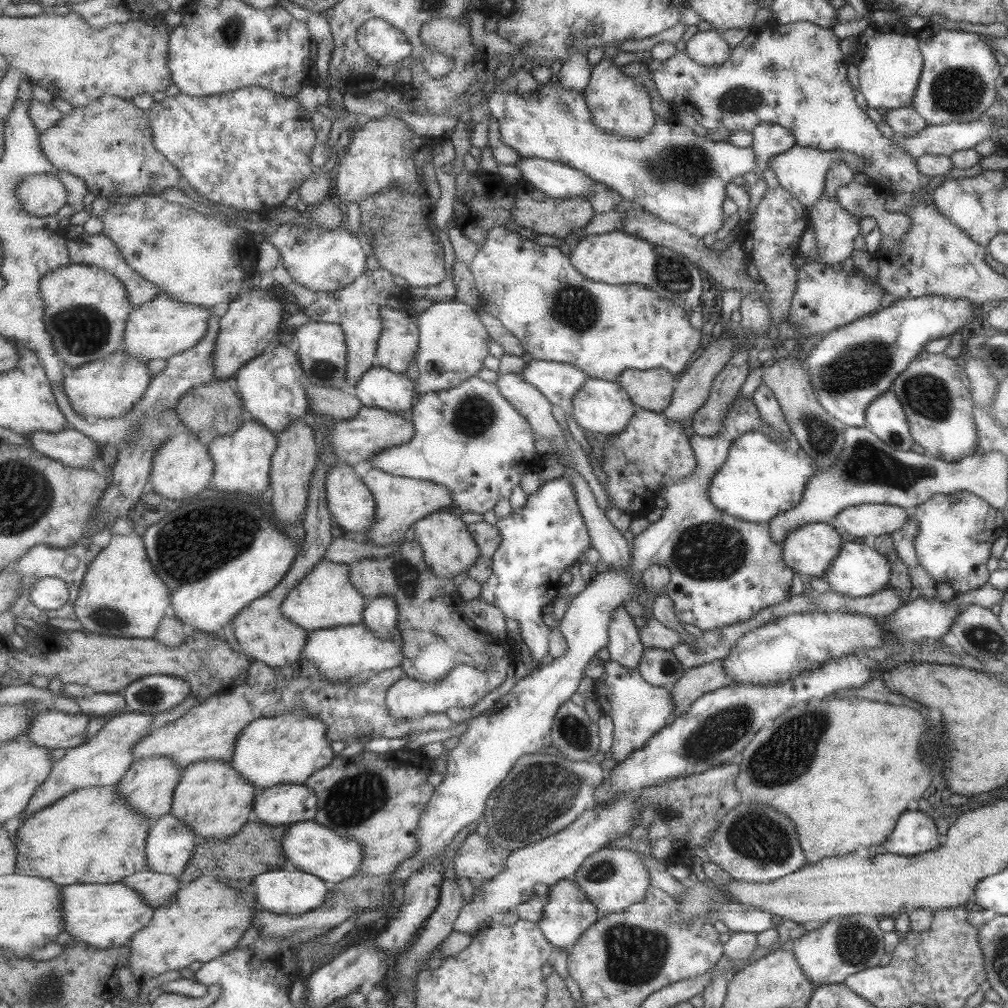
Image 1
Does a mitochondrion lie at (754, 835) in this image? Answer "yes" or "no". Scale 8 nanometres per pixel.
yes

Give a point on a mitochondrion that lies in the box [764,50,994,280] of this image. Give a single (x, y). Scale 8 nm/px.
(959, 91)

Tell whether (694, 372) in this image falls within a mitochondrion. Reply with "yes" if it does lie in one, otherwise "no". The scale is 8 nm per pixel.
no

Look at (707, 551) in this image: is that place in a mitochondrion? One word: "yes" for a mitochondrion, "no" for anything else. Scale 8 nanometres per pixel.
yes

